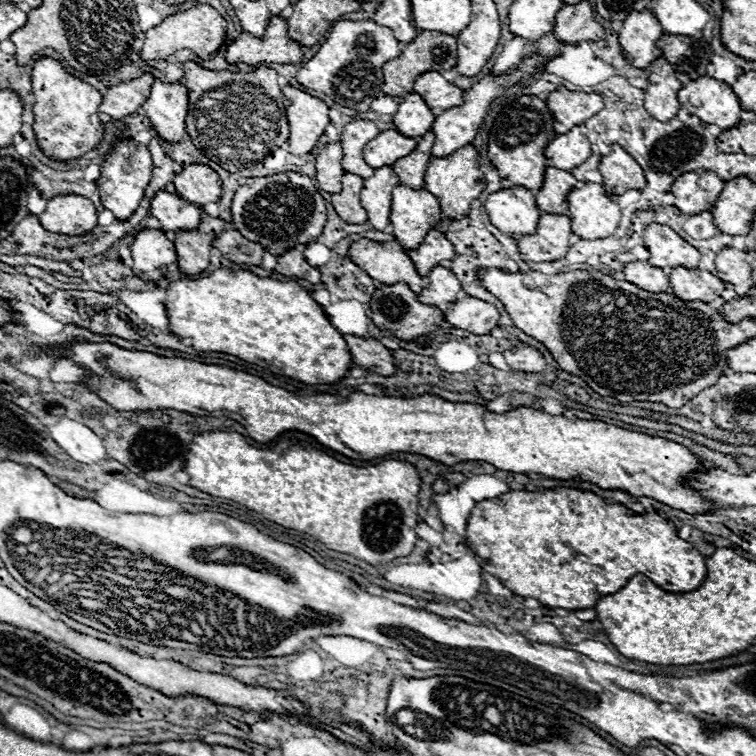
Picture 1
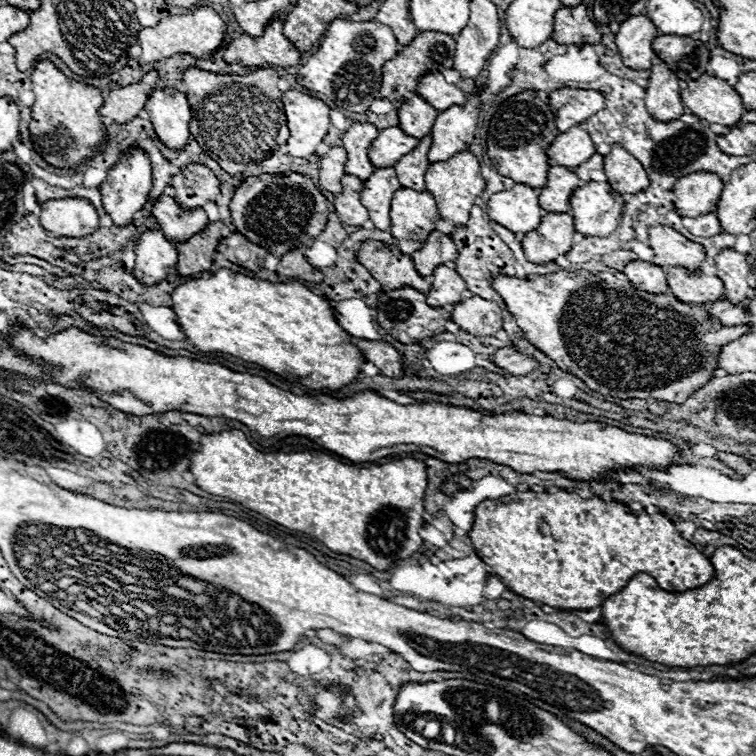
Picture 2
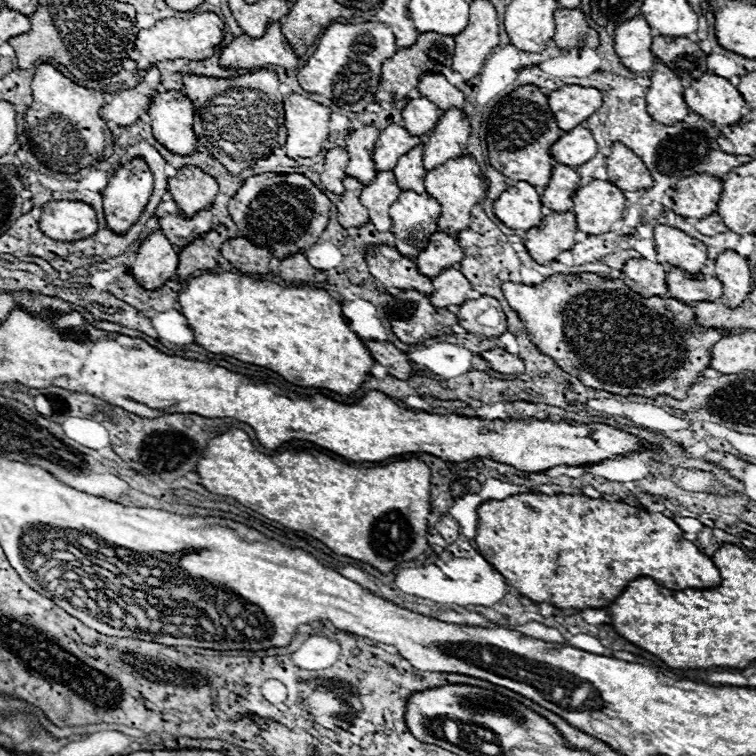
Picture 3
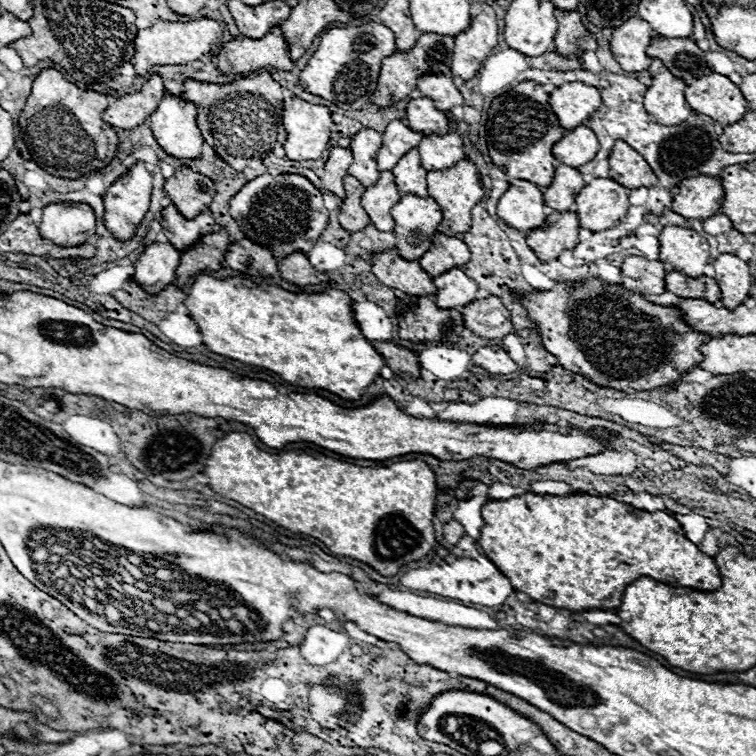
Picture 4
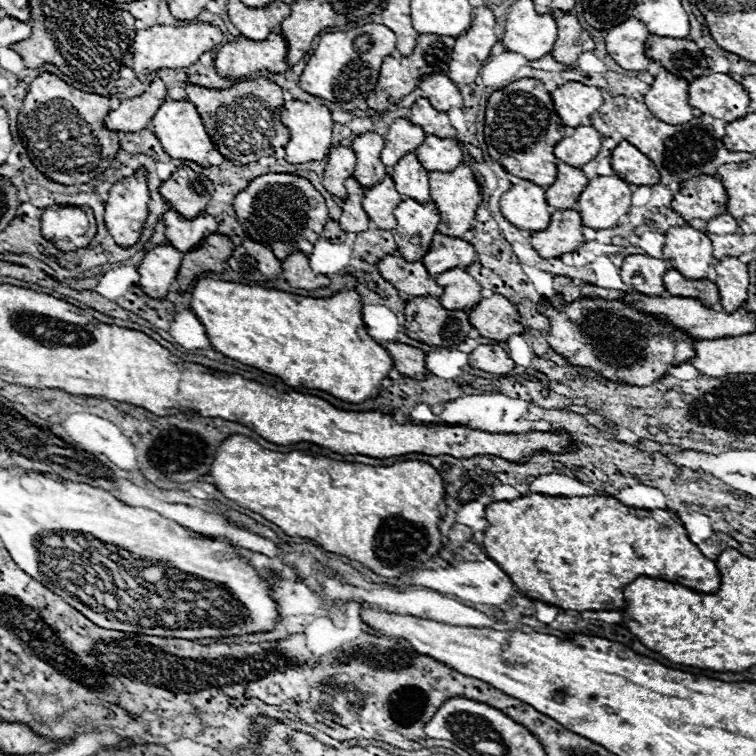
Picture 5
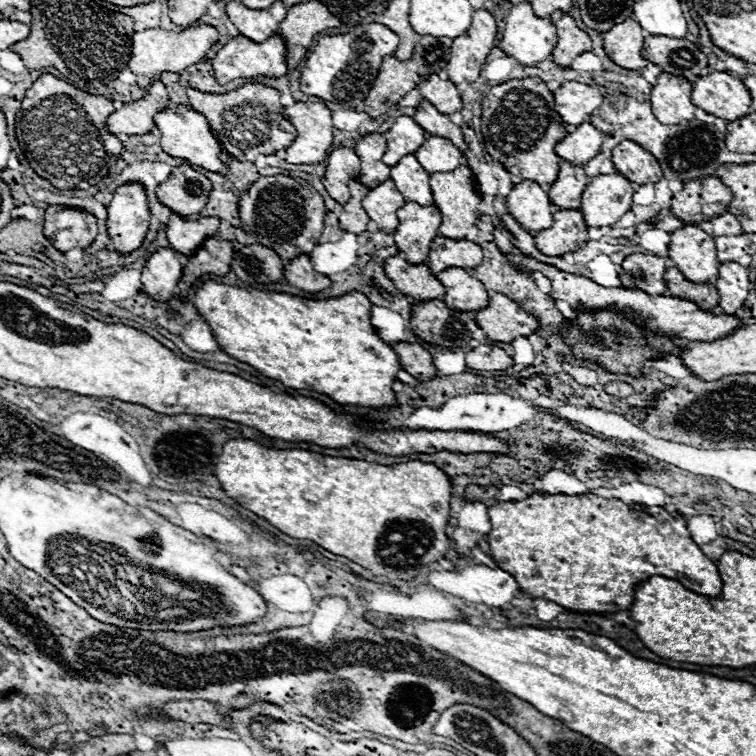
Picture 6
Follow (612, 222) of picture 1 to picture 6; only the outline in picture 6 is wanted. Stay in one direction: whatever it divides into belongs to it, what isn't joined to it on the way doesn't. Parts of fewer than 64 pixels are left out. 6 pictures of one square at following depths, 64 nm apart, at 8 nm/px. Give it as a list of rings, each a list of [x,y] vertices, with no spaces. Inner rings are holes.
[[[618,172],[600,174],[588,184],[588,188],[584,188],[580,210],[584,212],[588,226],[612,226],[630,210],[632,196],[634,190],[628,178]]]

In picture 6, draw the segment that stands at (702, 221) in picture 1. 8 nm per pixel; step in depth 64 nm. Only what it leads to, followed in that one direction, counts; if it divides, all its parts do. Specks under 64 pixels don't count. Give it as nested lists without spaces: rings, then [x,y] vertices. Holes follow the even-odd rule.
[[[724,212],[722,216],[716,216],[710,222],[712,222],[712,234],[714,236],[738,236],[738,234],[742,234],[738,218],[730,212]]]

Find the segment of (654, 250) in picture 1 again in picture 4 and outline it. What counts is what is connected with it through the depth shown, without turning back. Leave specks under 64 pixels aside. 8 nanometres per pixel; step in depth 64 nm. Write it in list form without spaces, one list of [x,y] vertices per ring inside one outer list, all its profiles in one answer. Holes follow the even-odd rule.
[[[664,226],[658,234],[660,240],[660,262],[670,262],[676,270],[686,276],[702,276],[710,264],[710,246],[694,230]]]

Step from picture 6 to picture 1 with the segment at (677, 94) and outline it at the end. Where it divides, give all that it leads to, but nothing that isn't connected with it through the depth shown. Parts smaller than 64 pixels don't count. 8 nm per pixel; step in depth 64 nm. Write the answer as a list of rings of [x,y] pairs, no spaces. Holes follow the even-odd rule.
[[[662,56],[656,58],[650,64],[650,76],[648,76],[648,88],[646,92],[646,108],[650,116],[656,116],[656,120],[670,120],[678,114],[680,102],[676,98],[676,92],[680,88],[680,80],[674,74],[672,64],[668,64]]]

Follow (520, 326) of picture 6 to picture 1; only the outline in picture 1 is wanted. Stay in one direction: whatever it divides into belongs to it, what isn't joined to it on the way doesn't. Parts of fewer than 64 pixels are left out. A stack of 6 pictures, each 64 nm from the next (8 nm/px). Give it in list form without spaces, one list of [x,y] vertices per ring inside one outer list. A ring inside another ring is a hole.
[[[466,296],[444,308],[444,320],[454,328],[482,336],[482,334],[490,334],[490,330],[498,326],[500,314],[492,304]]]

